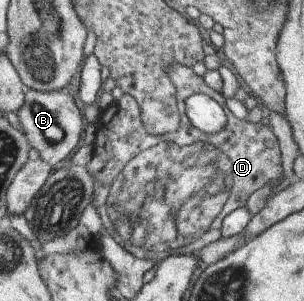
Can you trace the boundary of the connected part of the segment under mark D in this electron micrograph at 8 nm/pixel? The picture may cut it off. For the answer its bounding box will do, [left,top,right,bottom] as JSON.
[86,64,282,265]

